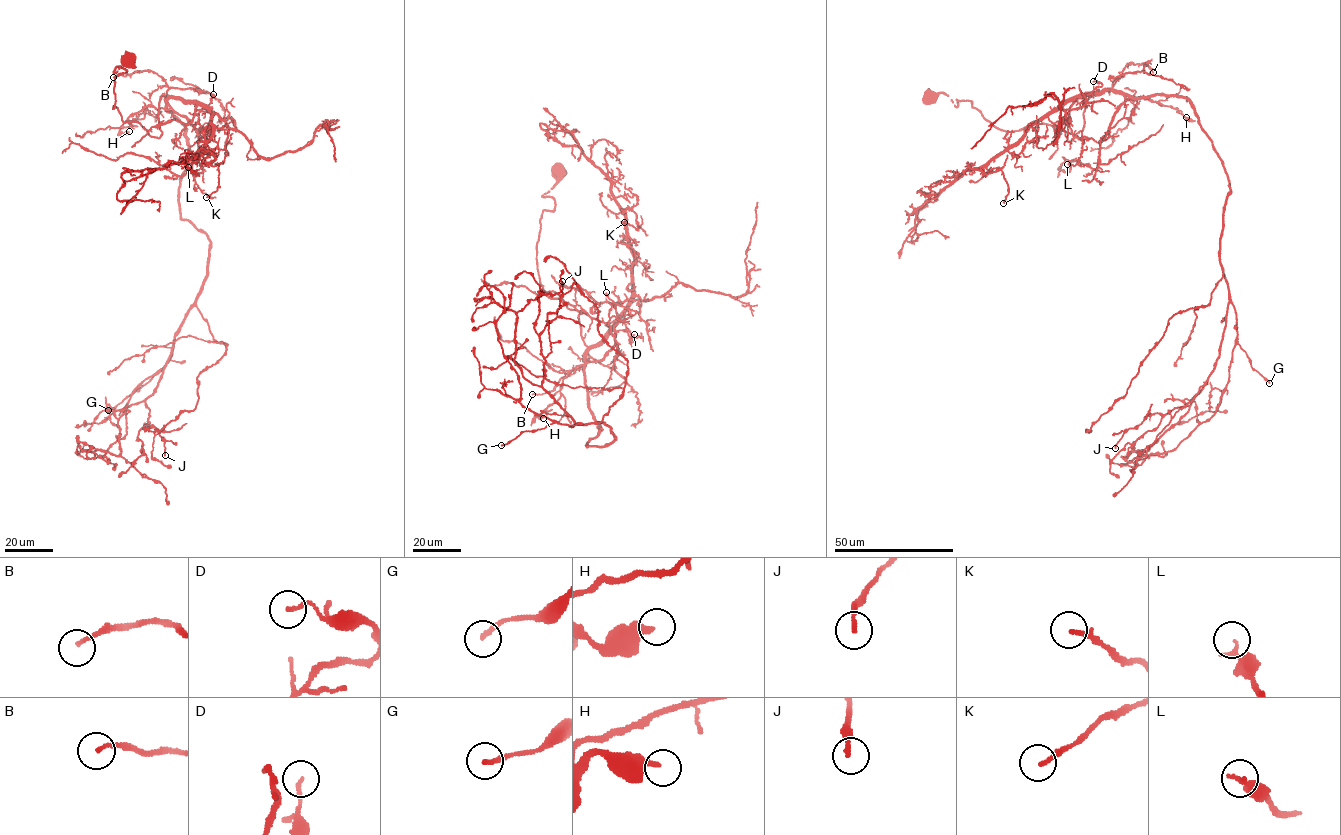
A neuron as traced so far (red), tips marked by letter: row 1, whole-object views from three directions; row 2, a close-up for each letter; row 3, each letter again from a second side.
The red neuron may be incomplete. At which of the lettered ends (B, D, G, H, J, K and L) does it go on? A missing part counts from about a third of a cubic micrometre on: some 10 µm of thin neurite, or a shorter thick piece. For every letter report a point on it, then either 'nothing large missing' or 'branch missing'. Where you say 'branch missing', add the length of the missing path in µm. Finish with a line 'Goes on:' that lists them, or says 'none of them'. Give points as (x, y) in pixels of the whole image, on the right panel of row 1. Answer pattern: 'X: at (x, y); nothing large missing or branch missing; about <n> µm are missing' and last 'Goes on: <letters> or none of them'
B: at (1153, 72); nothing large missing
D: at (1093, 81); nothing large missing
G: at (1269, 383); branch missing; about 25 µm are missing
H: at (1186, 117); nothing large missing
J: at (1115, 448); nothing large missing
K: at (1003, 203); nothing large missing
L: at (1067, 164); nothing large missing
Goes on: G

